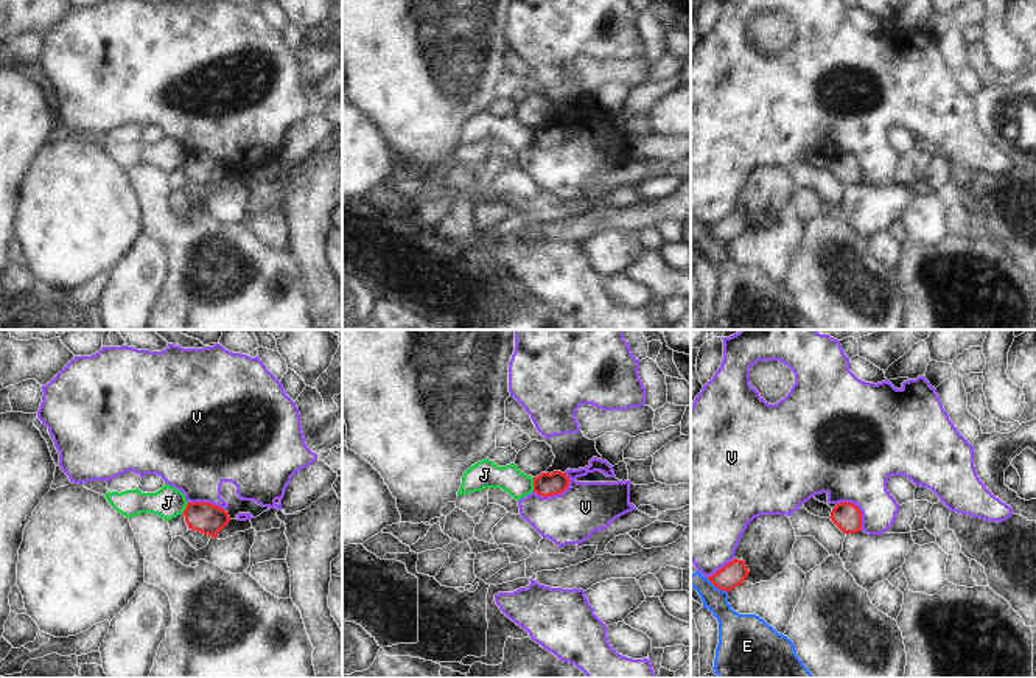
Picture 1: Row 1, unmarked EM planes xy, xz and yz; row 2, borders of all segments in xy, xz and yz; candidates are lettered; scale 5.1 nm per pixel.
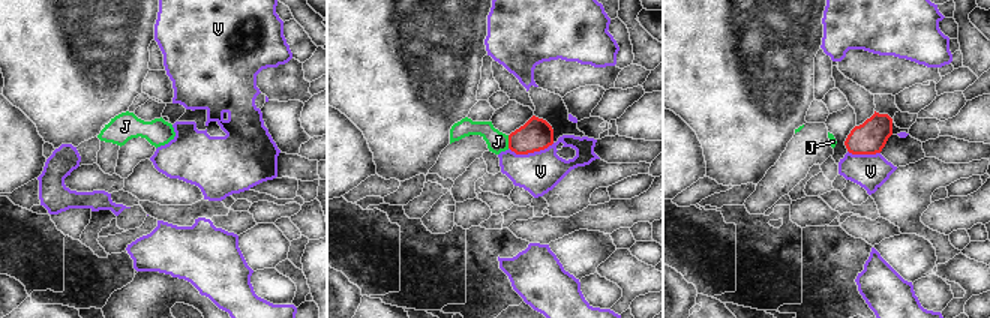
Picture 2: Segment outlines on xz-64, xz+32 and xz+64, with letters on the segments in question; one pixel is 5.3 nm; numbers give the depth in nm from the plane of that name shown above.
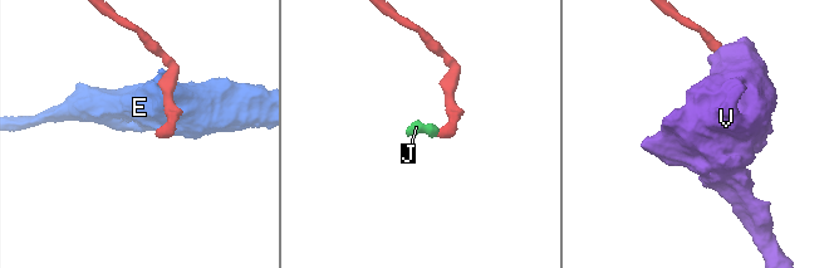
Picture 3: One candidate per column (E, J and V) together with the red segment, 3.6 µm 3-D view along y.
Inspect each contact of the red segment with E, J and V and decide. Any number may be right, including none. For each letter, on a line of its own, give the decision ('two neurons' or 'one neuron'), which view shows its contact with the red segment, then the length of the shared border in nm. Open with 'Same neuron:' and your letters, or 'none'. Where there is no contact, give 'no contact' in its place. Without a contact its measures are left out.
Same neuron: none
E: two neurons; meets red in yz; contact 130 nm long
J: two neurons; meets red in xz; contact 70 nm long
V: two neurons; meets red in xz; contact 200 nm long

